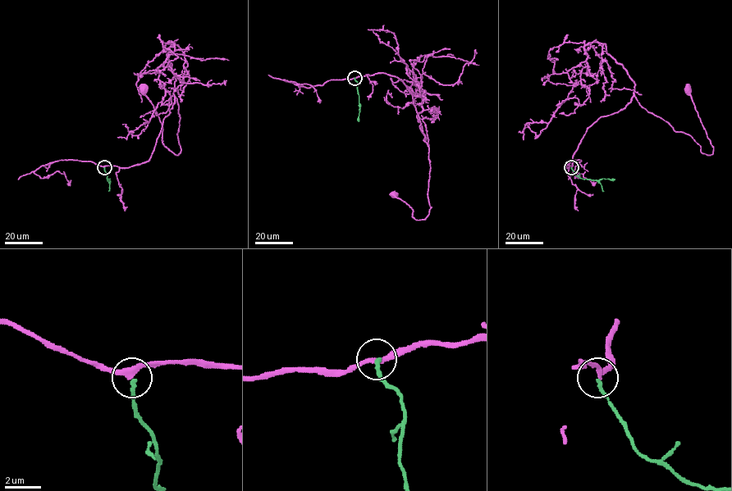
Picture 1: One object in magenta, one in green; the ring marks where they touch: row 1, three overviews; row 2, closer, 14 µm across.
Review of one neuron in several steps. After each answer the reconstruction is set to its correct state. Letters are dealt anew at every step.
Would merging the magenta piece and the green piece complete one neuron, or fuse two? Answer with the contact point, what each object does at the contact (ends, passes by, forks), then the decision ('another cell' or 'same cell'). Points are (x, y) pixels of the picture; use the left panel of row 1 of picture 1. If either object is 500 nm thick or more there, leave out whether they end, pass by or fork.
place (104, 167); magenta passes by; green ends; another cell

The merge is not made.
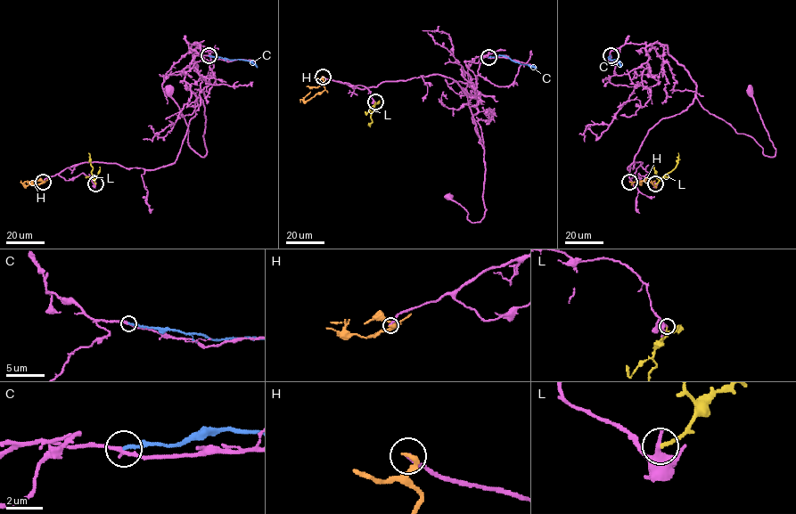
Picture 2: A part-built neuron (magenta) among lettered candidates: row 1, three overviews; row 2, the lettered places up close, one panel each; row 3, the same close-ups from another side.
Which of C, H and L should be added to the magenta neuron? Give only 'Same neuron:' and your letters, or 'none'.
Same neuron: none

